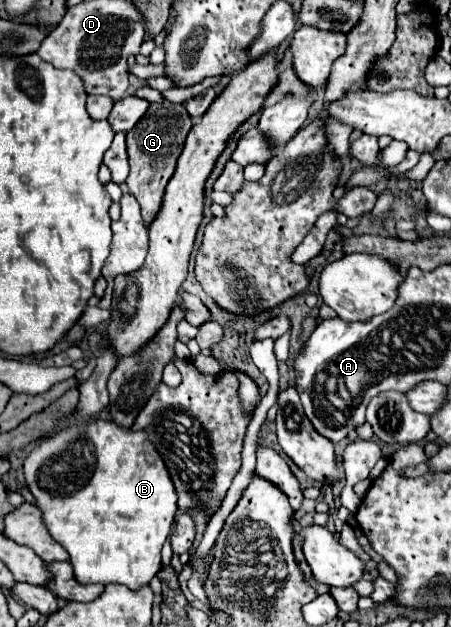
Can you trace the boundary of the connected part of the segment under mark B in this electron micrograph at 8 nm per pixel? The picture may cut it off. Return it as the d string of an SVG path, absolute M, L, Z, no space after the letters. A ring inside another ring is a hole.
M92 418L90 422L78 422L78 424L66 426L66 428L58 430L54 436L46 438L42 444L38 444L28 454L28 458L24 460L24 474L26 474L28 490L34 494L34 498L38 500L38 508L44 514L44 522L46 522L46 528L50 530L50 536L70 554L70 564L74 568L74 574L76 574L78 582L82 582L82 584L120 582L120 584L136 590L142 584L148 584L158 574L158 570L162 568L160 550L162 550L162 544L164 544L164 540L166 540L166 536L170 532L170 526L172 526L174 518L176 518L176 510L178 510L176 500L178 498L176 498L176 490L174 490L172 478L170 478L170 474L166 470L166 464L164 464L162 456L158 454L154 444L150 444L150 440L148 440L148 432L124 428L124 426L118 426L116 422L104 420L104 418Z

